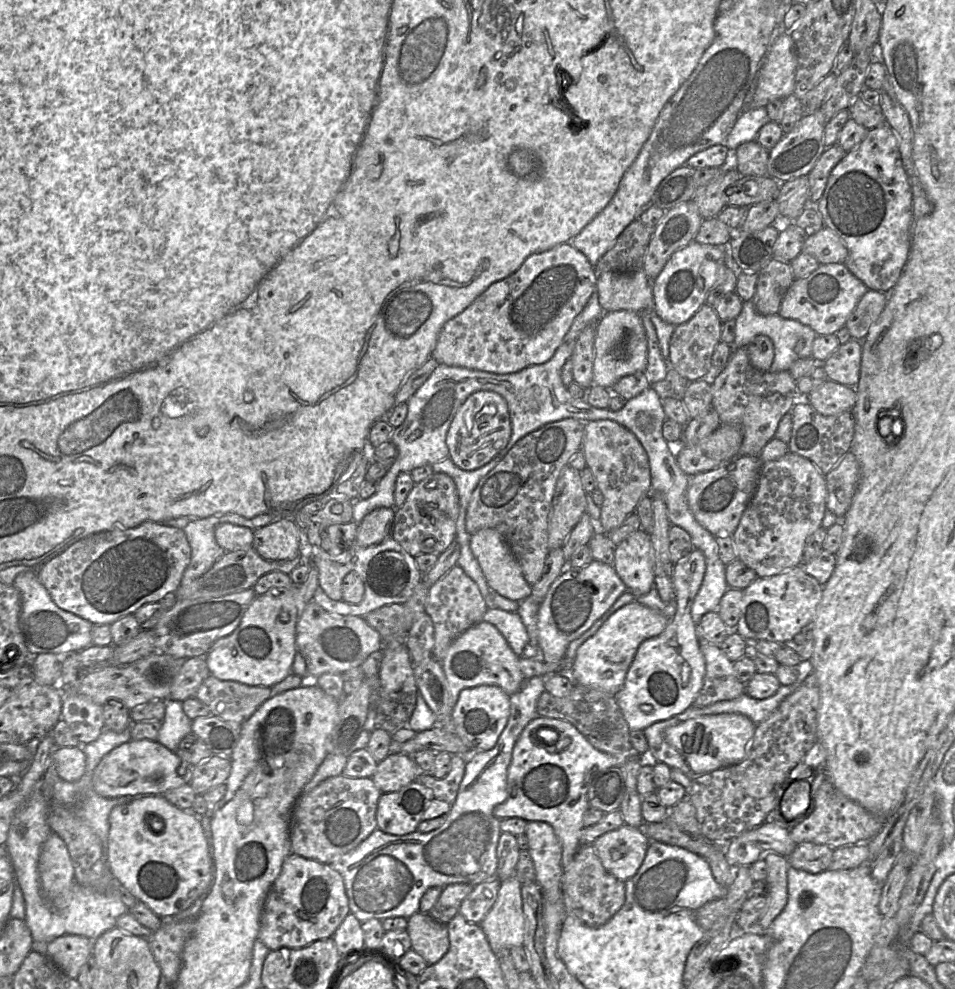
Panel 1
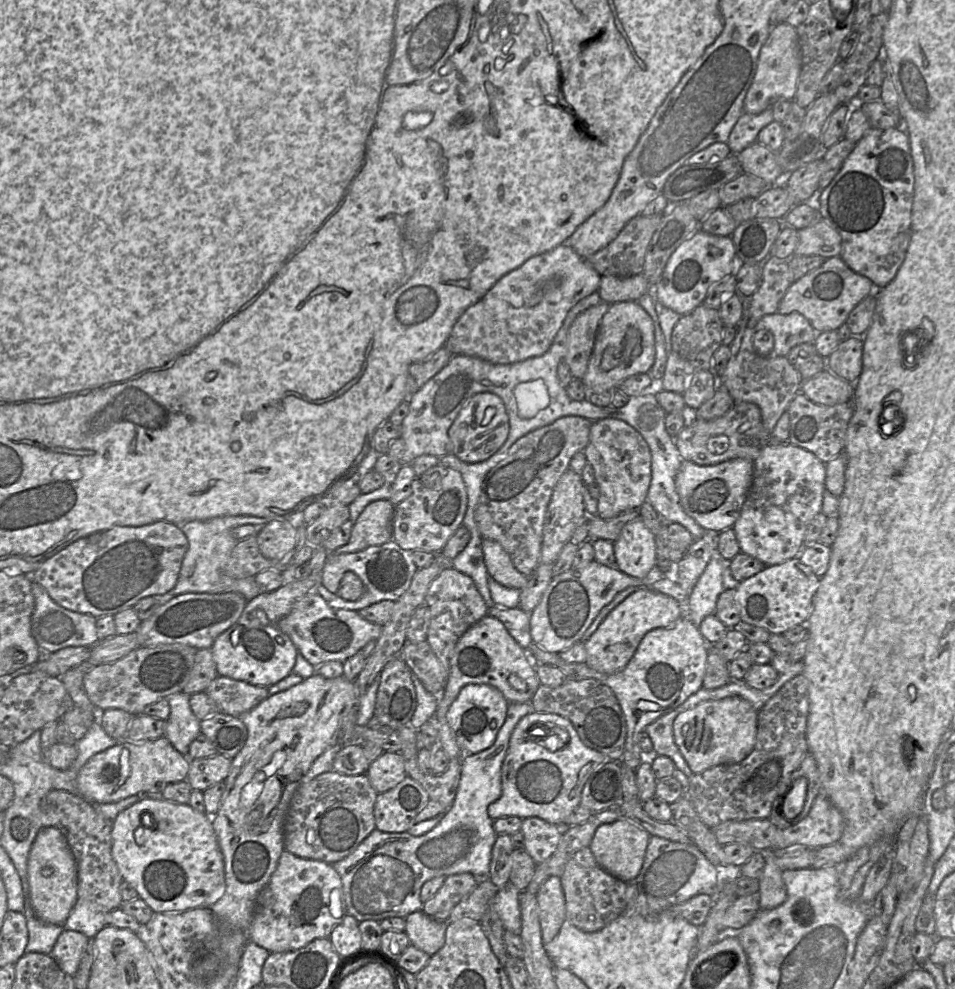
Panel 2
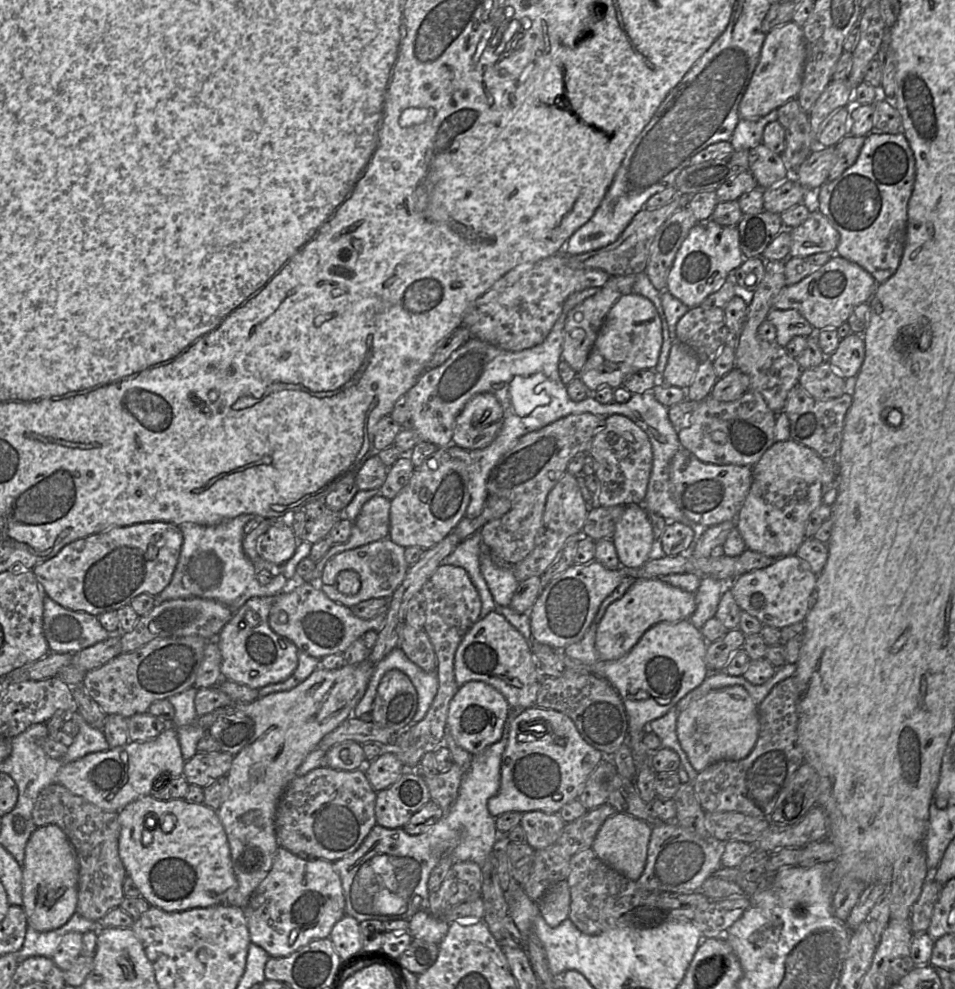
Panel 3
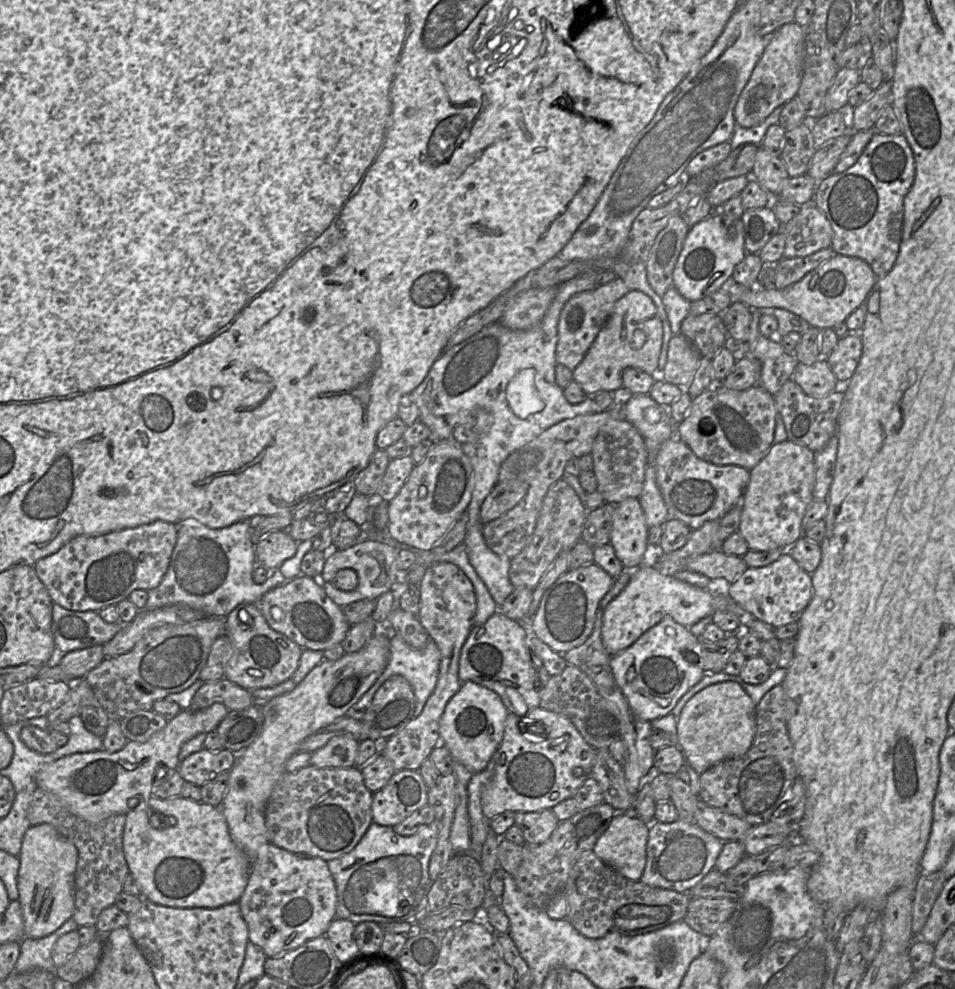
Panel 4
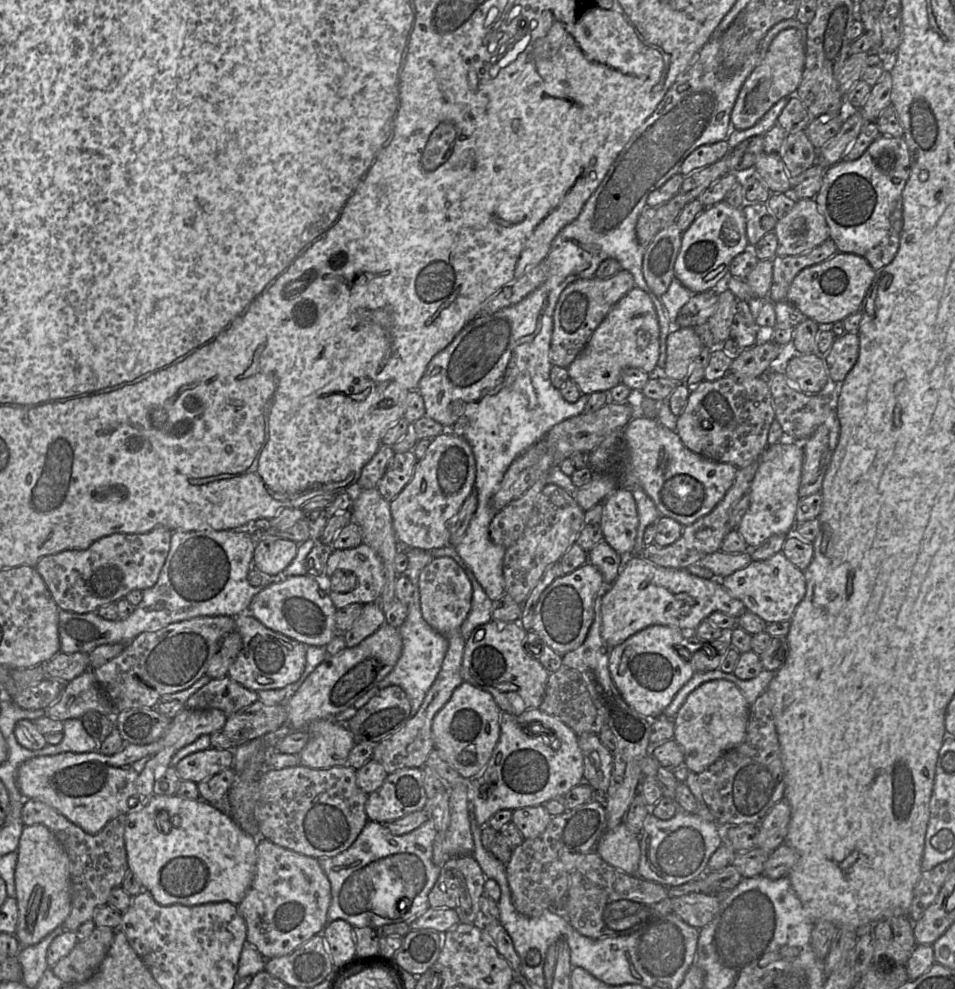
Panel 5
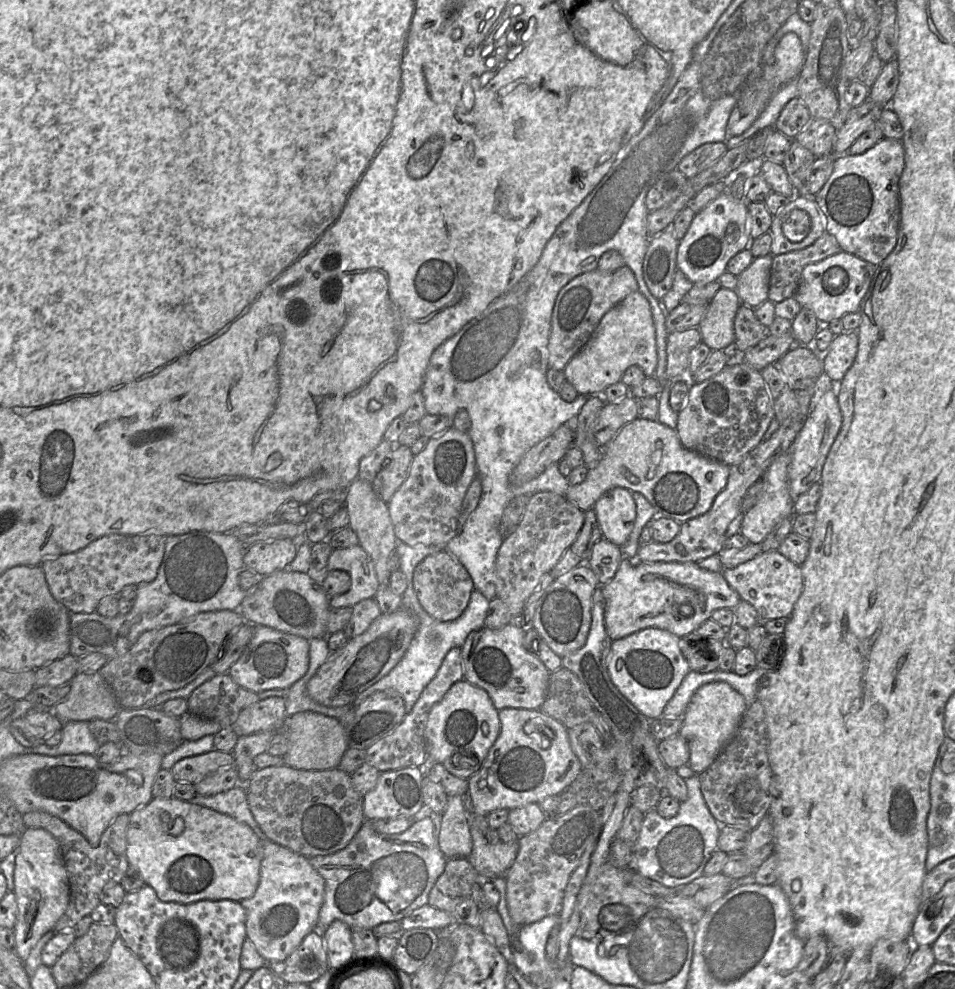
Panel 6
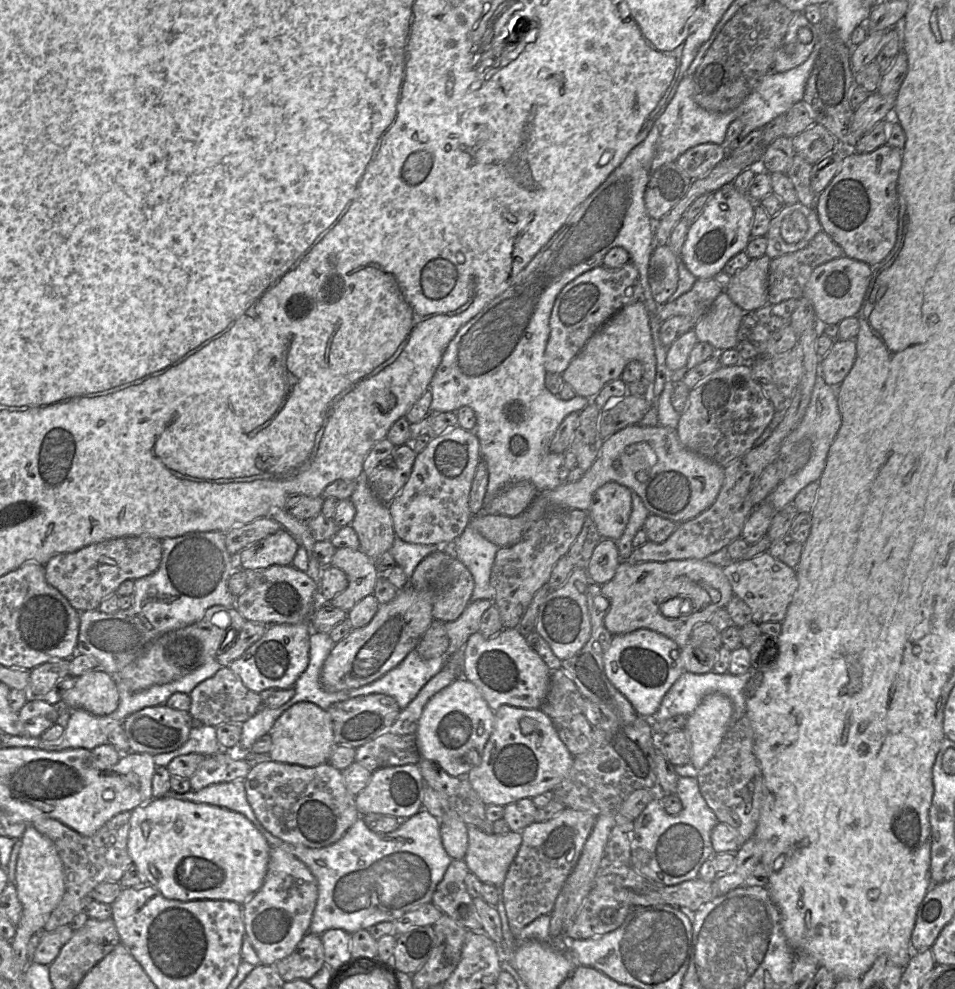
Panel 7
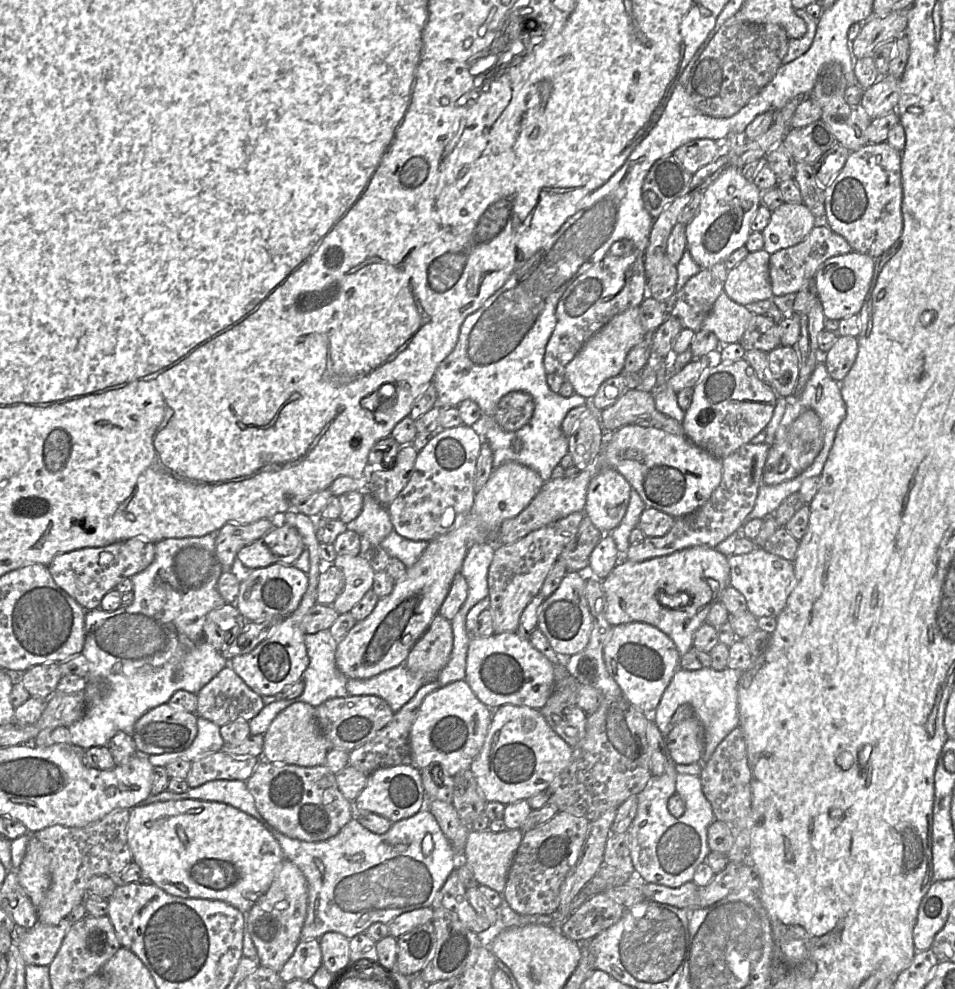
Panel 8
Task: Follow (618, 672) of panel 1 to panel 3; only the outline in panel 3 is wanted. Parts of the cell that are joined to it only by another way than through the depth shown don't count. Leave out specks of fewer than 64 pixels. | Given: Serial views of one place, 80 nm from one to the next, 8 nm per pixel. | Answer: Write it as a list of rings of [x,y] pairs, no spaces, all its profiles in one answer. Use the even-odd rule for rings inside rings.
[[[659,578],[636,579],[620,599],[609,605],[597,626],[595,647],[599,659],[612,661],[624,657],[649,628],[660,622],[689,620],[696,607],[694,594]]]

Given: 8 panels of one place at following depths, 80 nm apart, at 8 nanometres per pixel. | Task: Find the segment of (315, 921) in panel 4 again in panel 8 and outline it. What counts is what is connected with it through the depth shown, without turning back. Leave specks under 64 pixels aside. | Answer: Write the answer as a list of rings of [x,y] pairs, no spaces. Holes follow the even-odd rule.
[[[285,859],[280,865],[269,889],[254,902],[246,914],[246,930],[257,950],[257,960],[261,966],[279,972],[293,955],[301,941],[308,907],[307,880],[300,868]]]

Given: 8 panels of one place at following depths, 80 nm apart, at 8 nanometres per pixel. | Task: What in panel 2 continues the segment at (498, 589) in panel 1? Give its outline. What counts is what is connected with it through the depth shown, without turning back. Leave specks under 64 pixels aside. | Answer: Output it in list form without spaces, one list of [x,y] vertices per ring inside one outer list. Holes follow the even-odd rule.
[[[483,539],[482,551],[488,574],[496,582],[519,590],[526,586],[528,577],[515,568],[510,556],[498,542]]]

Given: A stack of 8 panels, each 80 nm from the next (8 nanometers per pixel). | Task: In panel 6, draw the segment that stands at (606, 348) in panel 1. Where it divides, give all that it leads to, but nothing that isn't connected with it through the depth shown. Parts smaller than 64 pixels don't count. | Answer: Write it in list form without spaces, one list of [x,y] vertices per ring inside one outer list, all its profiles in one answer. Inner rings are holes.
[[[635,291],[603,316],[587,344],[570,360],[563,372],[566,381],[579,395],[602,395],[607,387],[622,380],[630,366],[636,365],[646,377],[653,377],[657,362],[651,307],[646,297]]]

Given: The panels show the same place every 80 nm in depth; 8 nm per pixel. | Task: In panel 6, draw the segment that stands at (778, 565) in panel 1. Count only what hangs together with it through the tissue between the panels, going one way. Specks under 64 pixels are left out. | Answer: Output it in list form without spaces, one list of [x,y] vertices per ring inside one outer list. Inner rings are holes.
[[[788,452],[776,458],[761,478],[762,493],[744,514],[740,534],[751,544],[761,544],[784,518],[792,518],[794,500],[788,488]]]

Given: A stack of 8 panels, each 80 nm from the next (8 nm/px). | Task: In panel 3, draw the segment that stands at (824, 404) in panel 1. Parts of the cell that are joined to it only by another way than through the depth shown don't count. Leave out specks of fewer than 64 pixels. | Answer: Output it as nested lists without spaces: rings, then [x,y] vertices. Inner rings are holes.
[[[824,361],[814,368],[802,370],[798,385],[808,395],[820,401],[839,397],[849,391],[847,390],[847,380],[828,361]]]

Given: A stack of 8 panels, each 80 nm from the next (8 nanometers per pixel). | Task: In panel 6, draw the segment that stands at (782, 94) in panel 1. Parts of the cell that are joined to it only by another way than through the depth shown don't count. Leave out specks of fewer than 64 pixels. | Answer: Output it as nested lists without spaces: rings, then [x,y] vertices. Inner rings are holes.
[[[793,32],[786,33],[777,43],[774,51],[774,63],[763,65],[761,76],[748,86],[744,86],[742,93],[730,114],[727,128],[731,136],[740,135],[747,130],[763,112],[772,96],[788,82],[798,79],[805,61],[805,50],[802,43]]]

